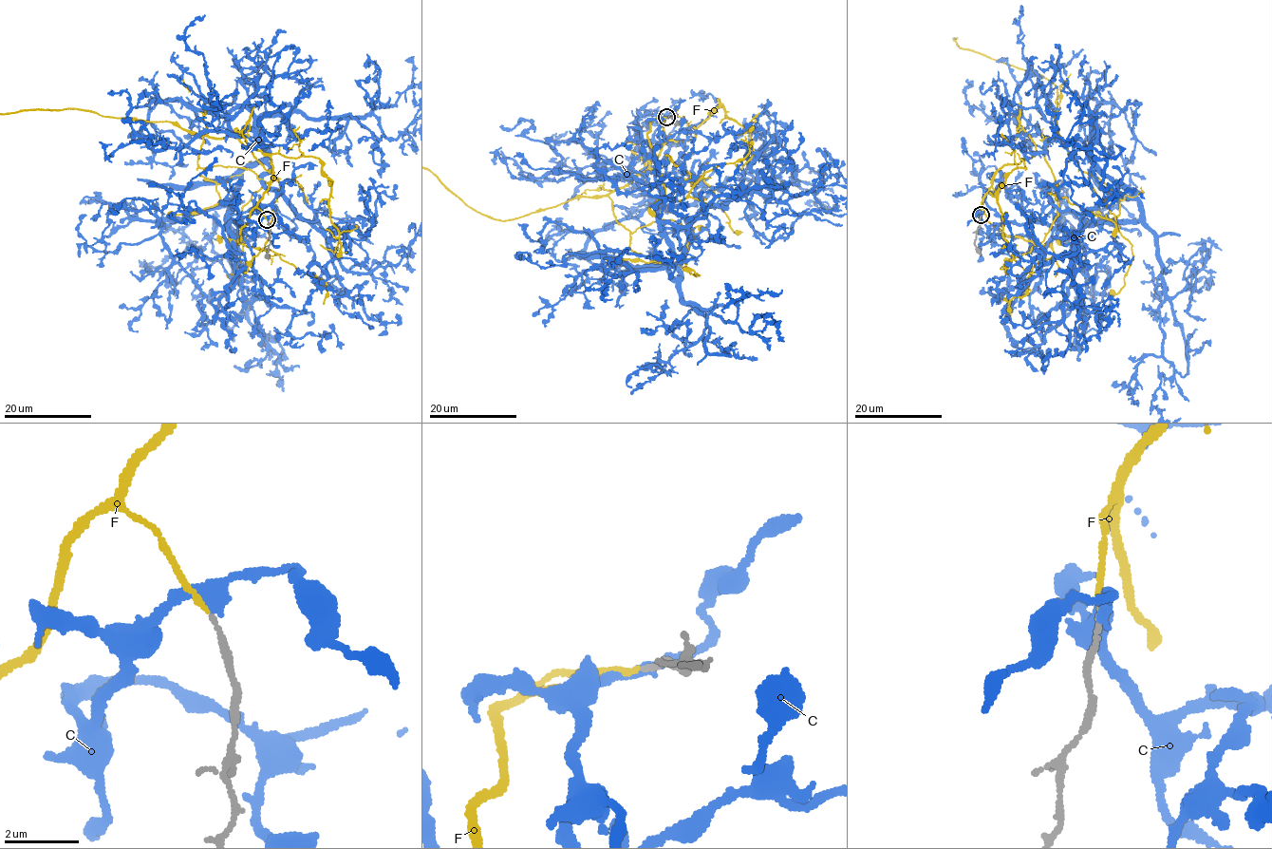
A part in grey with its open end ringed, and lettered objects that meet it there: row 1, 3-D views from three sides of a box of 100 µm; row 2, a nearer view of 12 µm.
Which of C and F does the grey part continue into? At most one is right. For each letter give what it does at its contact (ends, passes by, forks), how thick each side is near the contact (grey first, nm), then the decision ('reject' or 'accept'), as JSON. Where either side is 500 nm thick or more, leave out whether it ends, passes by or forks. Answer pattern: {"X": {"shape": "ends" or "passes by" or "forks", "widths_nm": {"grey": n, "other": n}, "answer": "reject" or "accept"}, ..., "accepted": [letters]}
{"C": {"shape": "passes by", "widths_nm": {"grey": 140, "other": 280}, "answer": "reject"}, "F": {"shape": "ends", "widths_nm": {"grey": 140, "other": 130}, "answer": "accept"}, "accepted": ["F"]}

